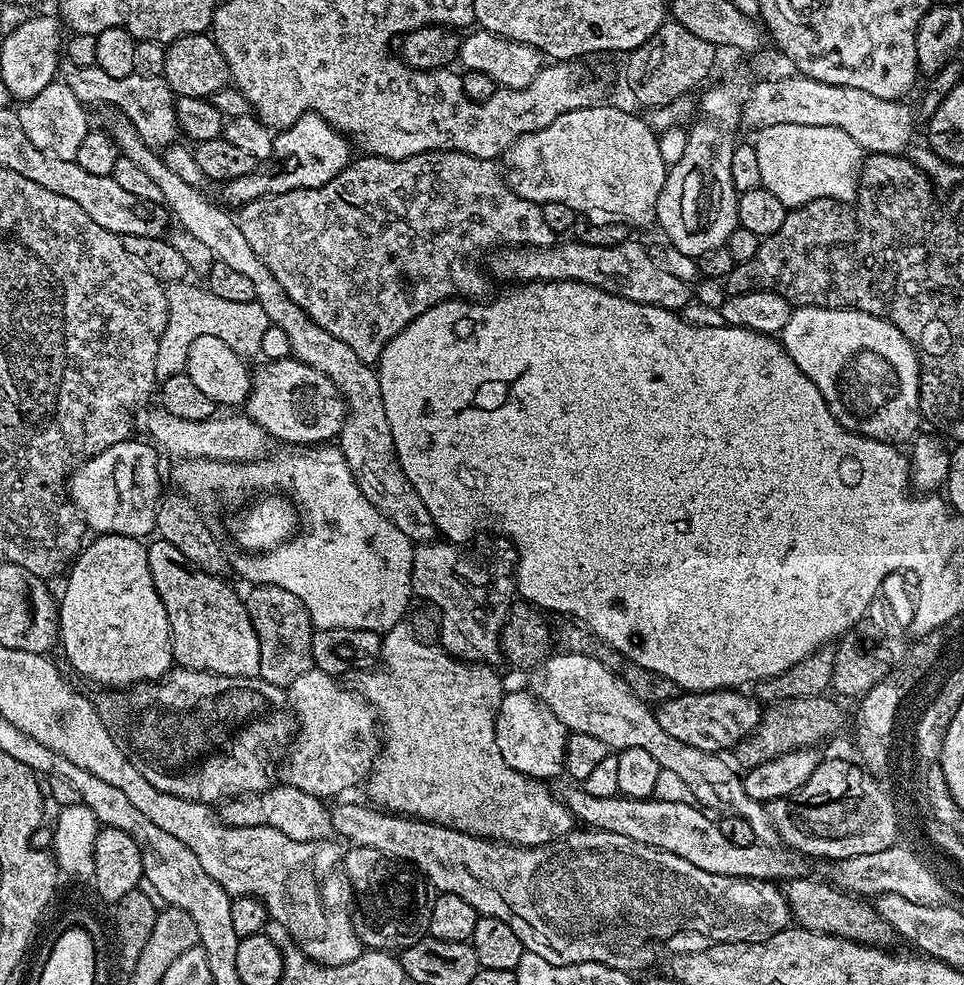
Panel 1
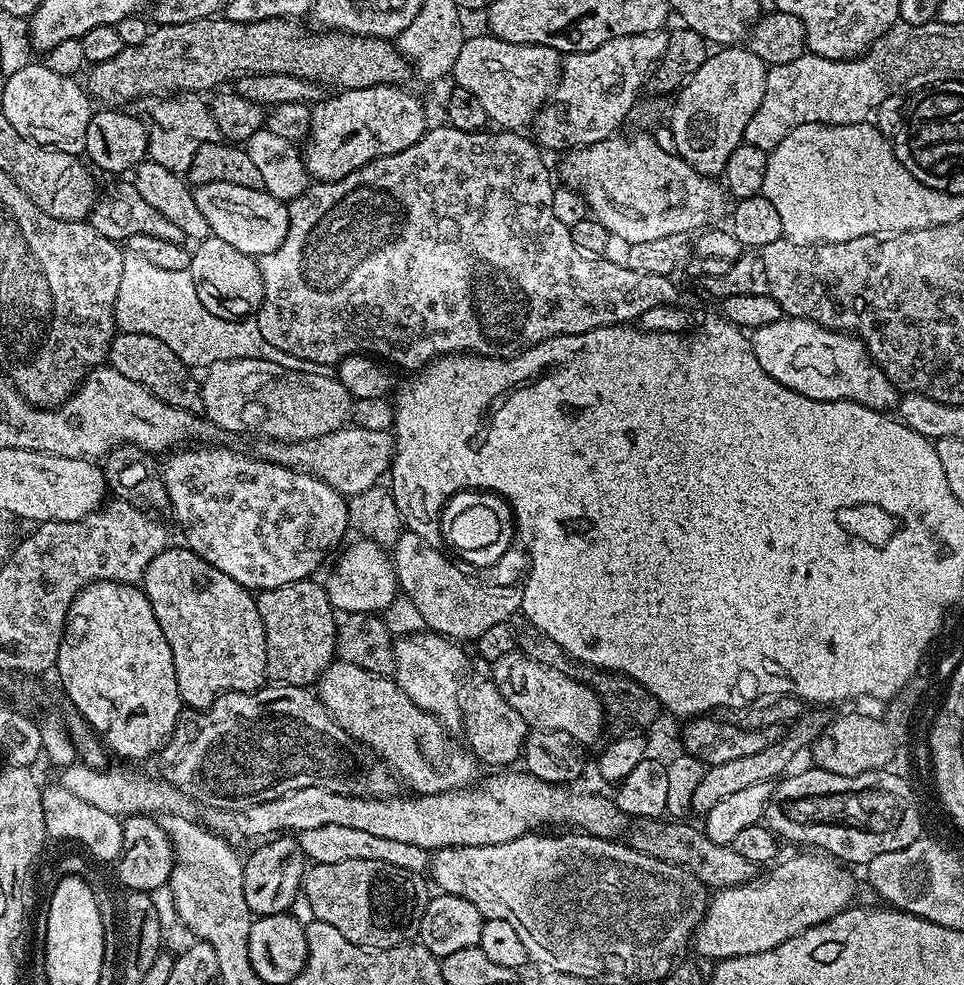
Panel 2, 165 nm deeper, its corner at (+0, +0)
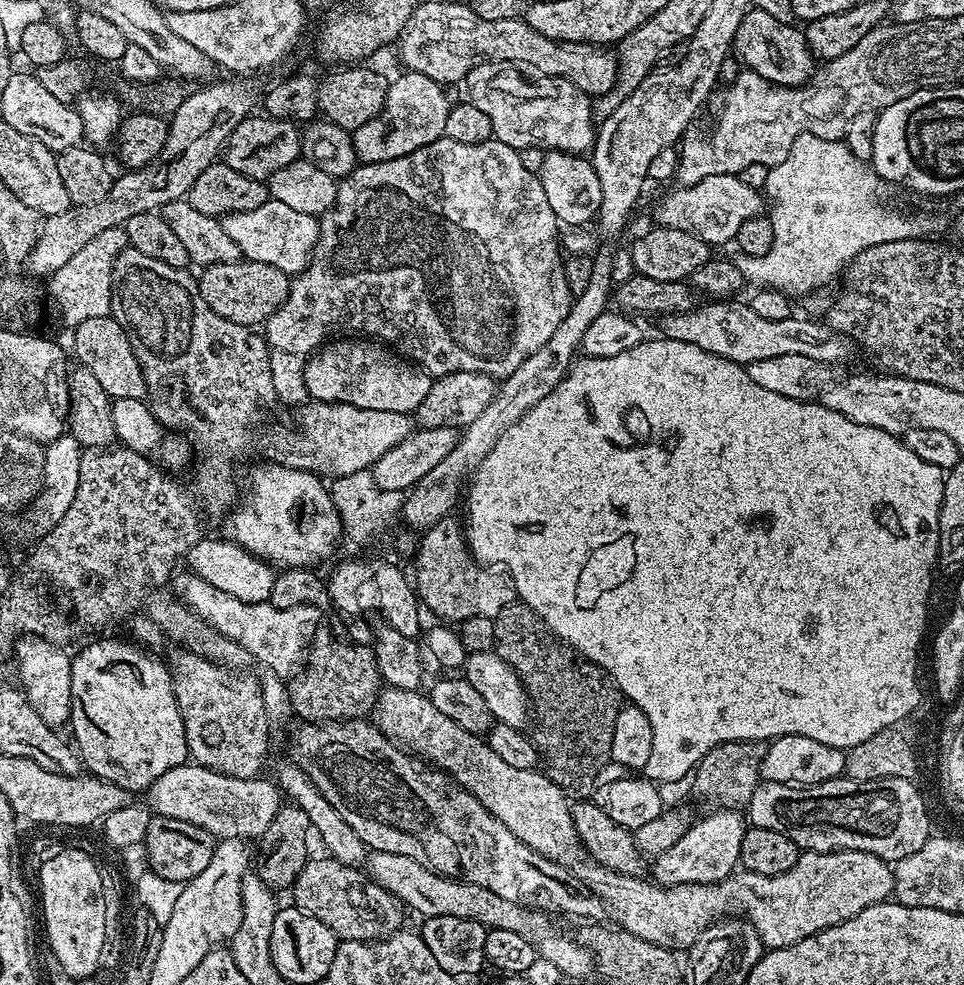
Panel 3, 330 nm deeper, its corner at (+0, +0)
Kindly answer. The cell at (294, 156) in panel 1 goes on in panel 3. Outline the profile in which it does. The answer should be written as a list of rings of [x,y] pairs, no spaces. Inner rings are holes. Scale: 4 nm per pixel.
[[[407,70],[401,73],[397,80],[393,79],[389,83],[386,102],[380,115],[352,132],[354,150],[360,164],[377,164],[414,154],[414,150],[430,146],[430,142],[440,139],[446,130],[450,99],[444,93],[447,92],[445,85],[434,78],[426,78],[426,74]]]

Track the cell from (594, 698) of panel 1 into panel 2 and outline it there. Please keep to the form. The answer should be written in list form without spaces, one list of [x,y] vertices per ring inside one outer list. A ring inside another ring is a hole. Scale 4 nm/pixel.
[[[517,650],[498,658],[492,665],[491,681],[498,686],[502,698],[522,714],[529,729],[566,730],[580,745],[589,746],[606,732],[604,706],[596,691],[587,683],[571,680],[559,667],[540,664]]]

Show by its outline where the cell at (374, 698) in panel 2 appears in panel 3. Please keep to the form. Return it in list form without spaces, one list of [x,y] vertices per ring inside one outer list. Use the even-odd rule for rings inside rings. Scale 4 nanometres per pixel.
[[[381,687],[380,694],[376,697],[376,707],[370,713],[377,730],[401,749],[409,753],[417,752],[418,755],[425,756],[430,763],[437,764],[442,771],[449,772],[456,779],[455,783],[474,798],[478,798],[478,802],[482,802],[482,806],[486,806],[486,810],[490,810],[490,814],[494,814],[498,822],[505,824],[510,834],[514,834],[514,838],[530,846],[530,850],[570,869],[604,903],[605,909],[617,920],[615,923],[621,929],[645,939],[646,942],[671,950],[687,950],[717,920],[729,914],[739,914],[752,923],[754,930],[758,930],[765,949],[785,948],[830,926],[838,926],[854,918],[854,914],[862,914],[866,906],[885,903],[892,896],[893,865],[865,852],[804,850],[801,851],[798,862],[790,866],[786,874],[767,876],[740,870],[724,880],[719,880],[717,884],[675,884],[672,888],[663,887],[648,878],[627,876],[614,868],[607,868],[605,864],[593,860],[588,855],[588,849],[581,844],[580,835],[574,826],[569,797],[548,775],[536,768],[518,770],[518,766],[510,766],[503,758],[498,758],[498,754],[494,754],[487,739],[458,726],[454,718],[446,718],[446,714],[442,714],[442,710],[434,706],[432,699],[422,693],[420,690]]]

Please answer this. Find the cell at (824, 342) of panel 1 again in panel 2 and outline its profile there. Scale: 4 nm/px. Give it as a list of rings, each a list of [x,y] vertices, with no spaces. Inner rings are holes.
[[[785,318],[778,322],[770,322],[770,326],[762,326],[751,333],[754,358],[758,358],[758,366],[770,374],[782,386],[815,400],[849,400],[879,412],[888,412],[898,404],[898,389],[886,378],[886,374],[872,360],[868,348],[860,337],[847,332],[835,332],[833,328],[824,328],[813,320],[797,320]]]

